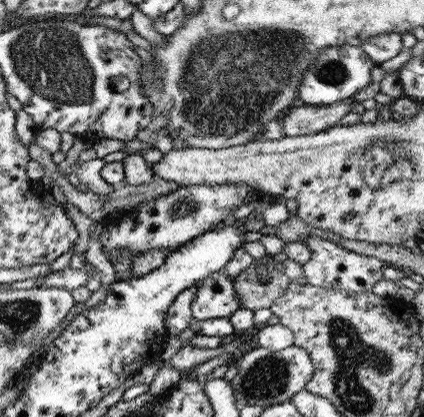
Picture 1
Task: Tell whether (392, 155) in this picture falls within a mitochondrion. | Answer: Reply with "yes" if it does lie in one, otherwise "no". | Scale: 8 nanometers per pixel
yes

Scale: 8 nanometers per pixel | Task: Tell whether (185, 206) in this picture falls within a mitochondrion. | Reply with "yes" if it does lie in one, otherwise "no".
yes

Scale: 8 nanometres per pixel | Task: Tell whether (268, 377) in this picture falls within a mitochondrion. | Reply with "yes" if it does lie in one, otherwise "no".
yes

